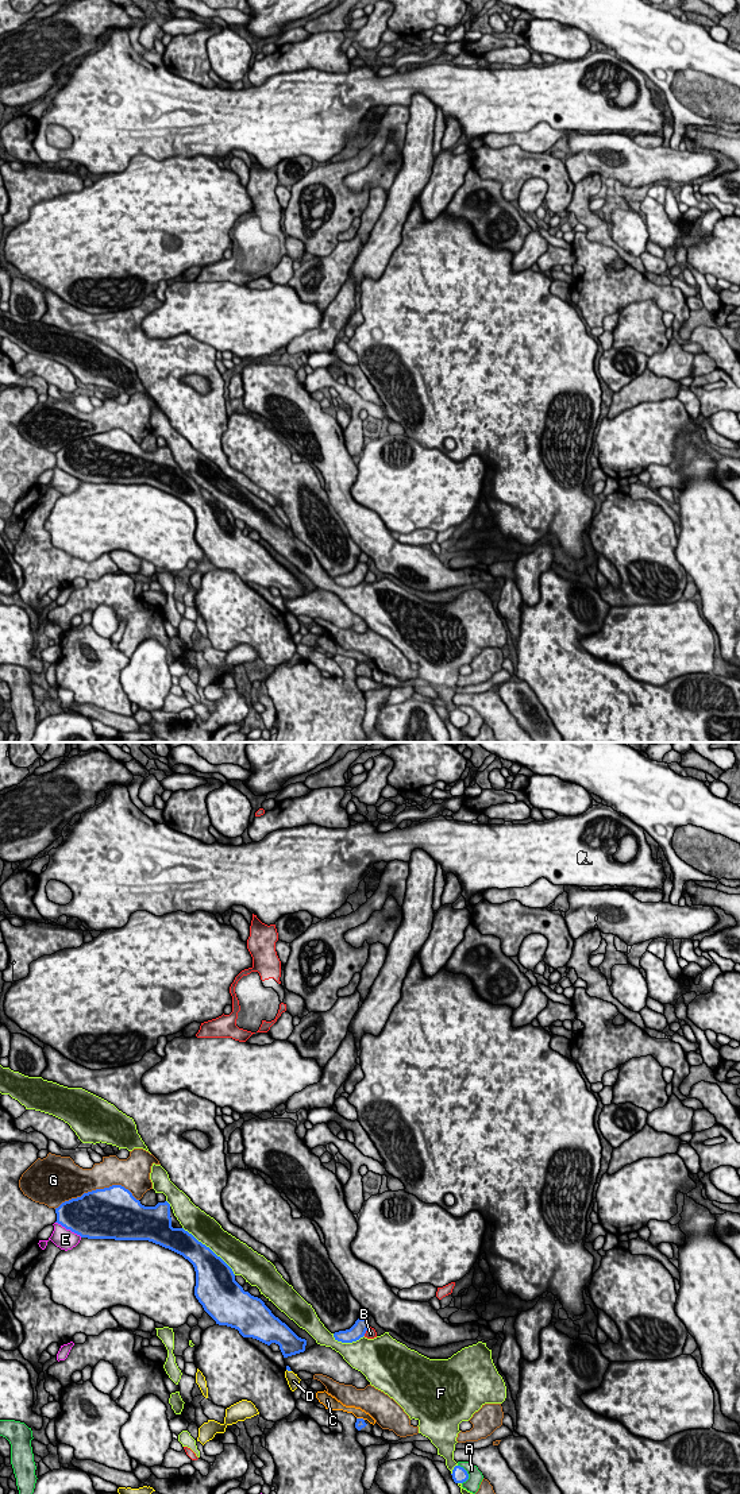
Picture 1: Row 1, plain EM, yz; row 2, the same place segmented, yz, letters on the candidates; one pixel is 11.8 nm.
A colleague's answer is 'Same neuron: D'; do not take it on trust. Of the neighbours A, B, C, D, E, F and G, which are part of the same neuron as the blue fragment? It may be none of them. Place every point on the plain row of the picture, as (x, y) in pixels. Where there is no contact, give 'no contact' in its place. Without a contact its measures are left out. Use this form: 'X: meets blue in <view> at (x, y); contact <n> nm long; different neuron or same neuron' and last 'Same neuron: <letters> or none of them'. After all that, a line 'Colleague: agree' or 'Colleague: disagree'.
A: meets blue in yz at (467, 718); contact 240 nm long; different neuron
B: meets blue in yz at (366, 574); contact 130 nm long; different neuron
C: meets blue in yz at (361, 663); contact 100 nm long; different neuron
D: meets blue in yz at (289, 614); contact 70 nm long; different neuron
E: meets blue in yz at (69, 473); contact 360 nm long; different neuron
F: meets blue in yz at (208, 491); contact 850 nm long; different neuron
G: meets blue in yz at (96, 433); contact 1000 nm long; different neuron
Same neuron: none of them
Colleague: disagree

